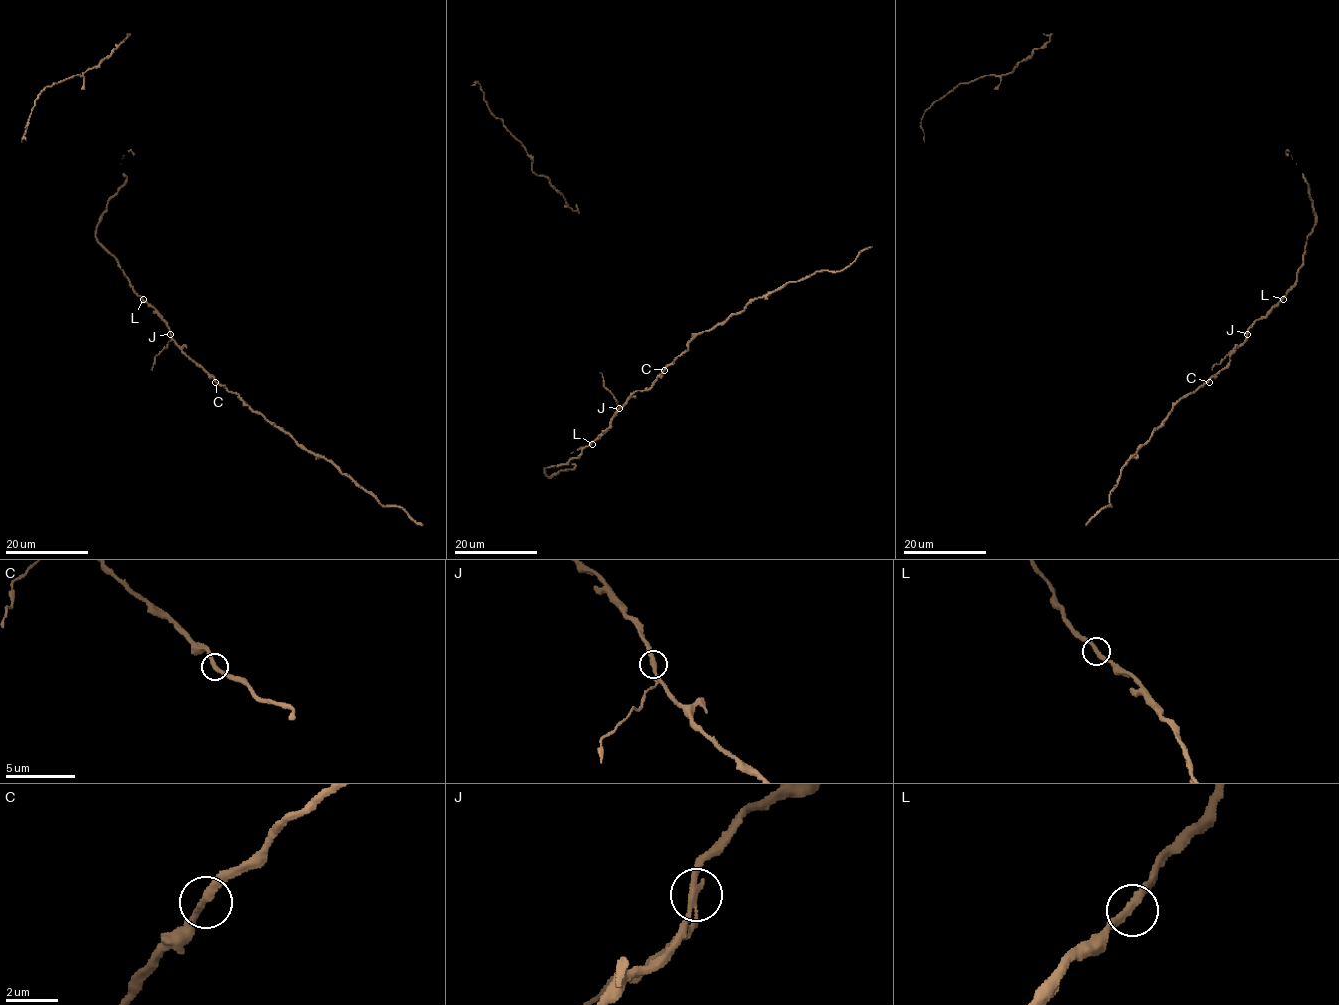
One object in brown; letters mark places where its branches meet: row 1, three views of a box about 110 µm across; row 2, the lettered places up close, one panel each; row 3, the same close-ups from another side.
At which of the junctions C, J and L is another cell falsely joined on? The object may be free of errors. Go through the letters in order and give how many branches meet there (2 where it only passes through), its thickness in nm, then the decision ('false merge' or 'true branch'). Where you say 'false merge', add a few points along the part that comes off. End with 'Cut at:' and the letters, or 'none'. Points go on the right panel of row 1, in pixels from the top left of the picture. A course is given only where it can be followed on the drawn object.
C: 2 | 280 nm | true branch
J: 2 | 280 nm | false merge | (1247, 334), (1246, 340), (1214, 365), (1212, 370)
L: 2 | 300 nm | true branch
Cut at: J

